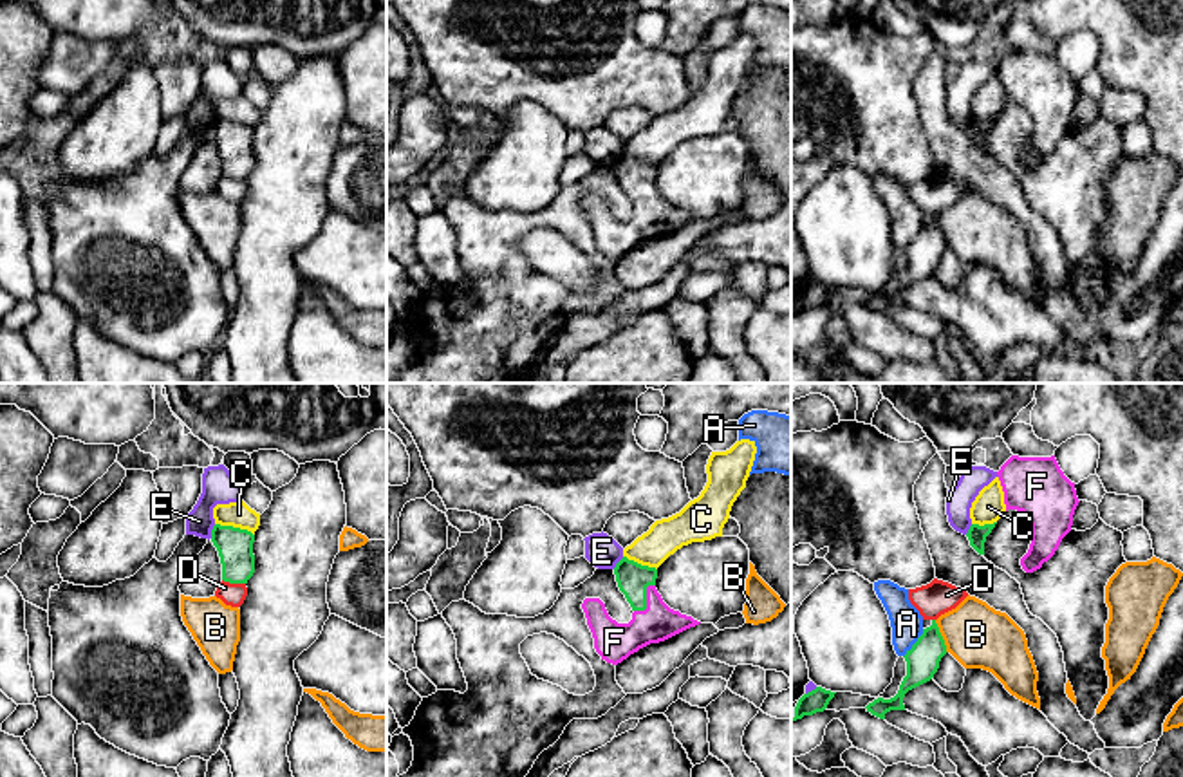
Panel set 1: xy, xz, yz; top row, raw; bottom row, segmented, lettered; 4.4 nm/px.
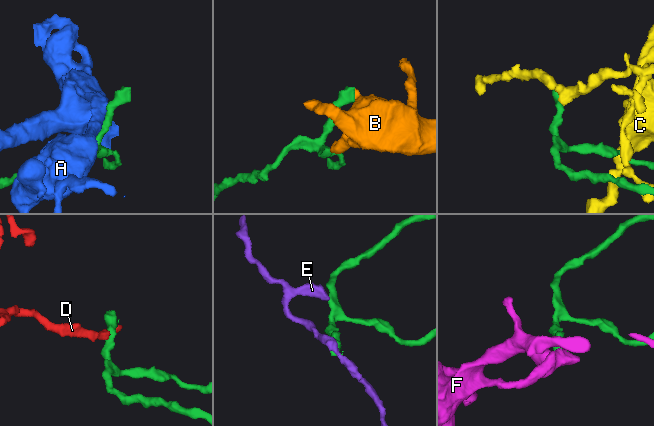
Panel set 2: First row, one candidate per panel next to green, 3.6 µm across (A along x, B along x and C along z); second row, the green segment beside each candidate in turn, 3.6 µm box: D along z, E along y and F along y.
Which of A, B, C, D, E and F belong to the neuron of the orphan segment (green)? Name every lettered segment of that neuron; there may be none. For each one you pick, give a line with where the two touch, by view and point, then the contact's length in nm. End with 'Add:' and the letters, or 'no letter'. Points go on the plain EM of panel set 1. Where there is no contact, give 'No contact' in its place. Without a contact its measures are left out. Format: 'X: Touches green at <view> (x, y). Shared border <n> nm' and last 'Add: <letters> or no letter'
F: Touches green at xz (645, 196). Shared border 160 nm
Add: F

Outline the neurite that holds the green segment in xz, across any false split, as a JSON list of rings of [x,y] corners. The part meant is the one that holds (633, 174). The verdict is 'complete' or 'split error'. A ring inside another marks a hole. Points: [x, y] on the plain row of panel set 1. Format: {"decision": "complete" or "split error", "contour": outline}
{"decision": "split error", "contour": [[[623,152],[614,163],[619,186],[632,202],[632,215],[612,215],[600,193],[585,193],[582,204],[594,233],[594,244],[618,260],[639,244],[665,237],[701,217],[670,204],[656,184],[657,164]]]}

